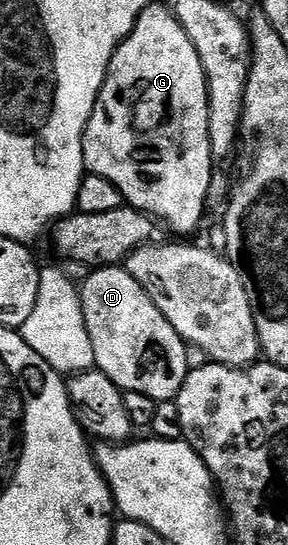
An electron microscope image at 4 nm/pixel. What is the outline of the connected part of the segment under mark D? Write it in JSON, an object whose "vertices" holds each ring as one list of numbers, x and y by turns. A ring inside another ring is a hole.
{"vertices":[[112,266,110,268,96,268,86,273,83,284,78,289,80,304,83,307,84,322,88,328,89,338,92,340,93,354,95,355,94,367,104,372,124,392,145,394,157,402,171,402,183,389,183,383,189,371,187,364,188,345,169,326,165,314,157,310,153,298,127,272,126,267]]}

